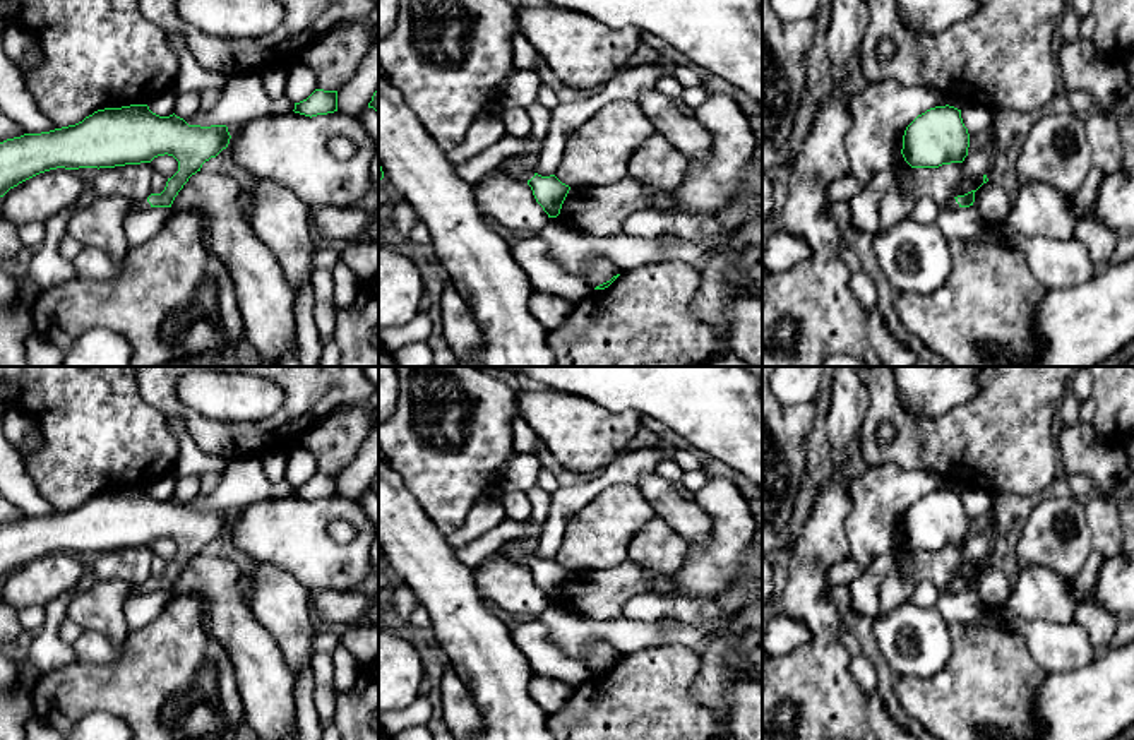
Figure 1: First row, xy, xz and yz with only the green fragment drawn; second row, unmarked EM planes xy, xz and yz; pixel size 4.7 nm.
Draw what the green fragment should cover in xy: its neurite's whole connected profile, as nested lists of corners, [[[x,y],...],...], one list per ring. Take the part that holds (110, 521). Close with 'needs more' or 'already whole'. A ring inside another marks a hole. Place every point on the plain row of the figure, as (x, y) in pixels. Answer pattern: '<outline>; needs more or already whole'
[[[147,488],[98,493],[75,509],[0,526],[0,581],[50,553],[115,552],[168,538],[178,545],[178,555],[161,577],[135,582],[128,598],[171,591],[188,562],[226,533],[230,522],[226,509],[188,509],[175,497],[159,500]]]; needs more

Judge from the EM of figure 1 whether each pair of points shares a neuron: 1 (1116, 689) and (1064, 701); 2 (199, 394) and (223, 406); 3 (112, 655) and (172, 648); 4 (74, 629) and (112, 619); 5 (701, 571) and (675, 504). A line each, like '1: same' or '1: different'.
1: same
2: same
3: different
4: different
5: different

